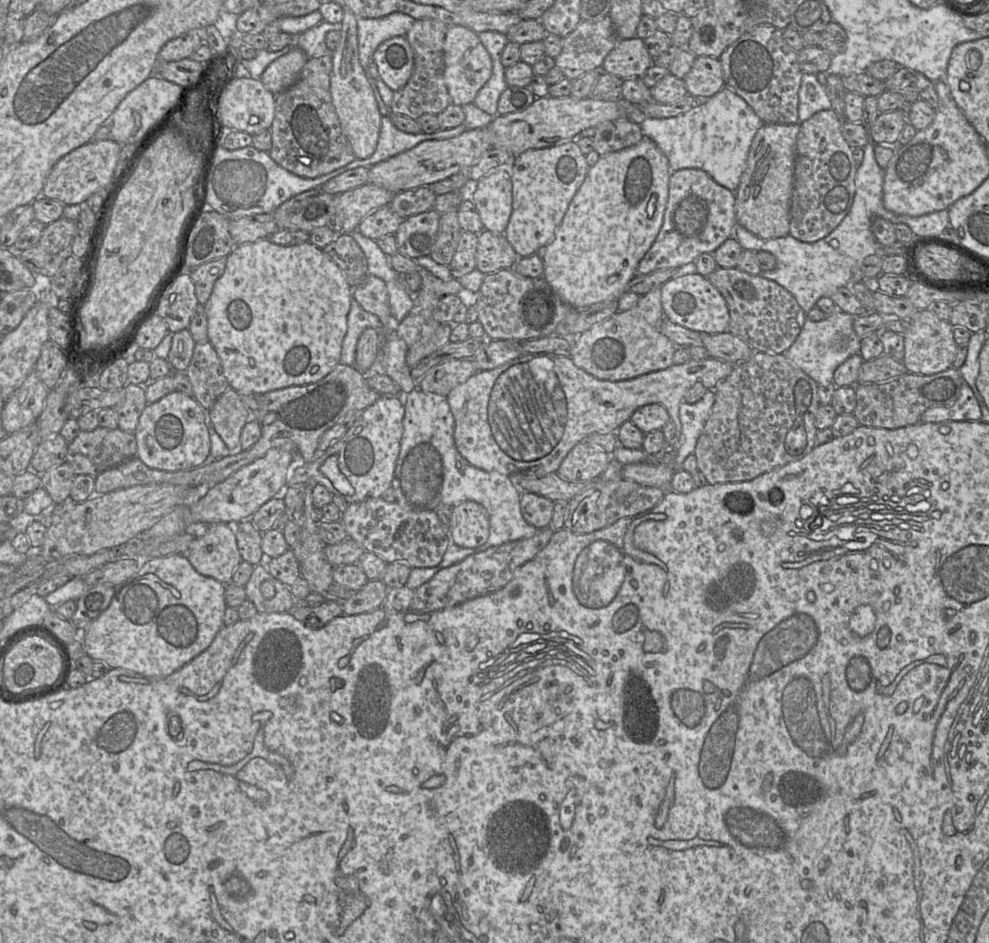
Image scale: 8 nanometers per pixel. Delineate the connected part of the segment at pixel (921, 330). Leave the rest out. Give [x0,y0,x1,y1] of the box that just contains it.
[902,309,958,375]

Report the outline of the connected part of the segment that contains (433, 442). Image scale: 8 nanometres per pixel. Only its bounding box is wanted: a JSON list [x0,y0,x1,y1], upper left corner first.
[391,388,539,590]

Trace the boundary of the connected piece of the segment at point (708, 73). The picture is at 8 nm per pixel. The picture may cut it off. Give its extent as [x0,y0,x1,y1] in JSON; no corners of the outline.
[683,56,724,98]

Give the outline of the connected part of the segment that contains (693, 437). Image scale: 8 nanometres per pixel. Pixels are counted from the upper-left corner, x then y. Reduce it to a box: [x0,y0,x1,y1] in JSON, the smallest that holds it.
[674,390,714,470]

